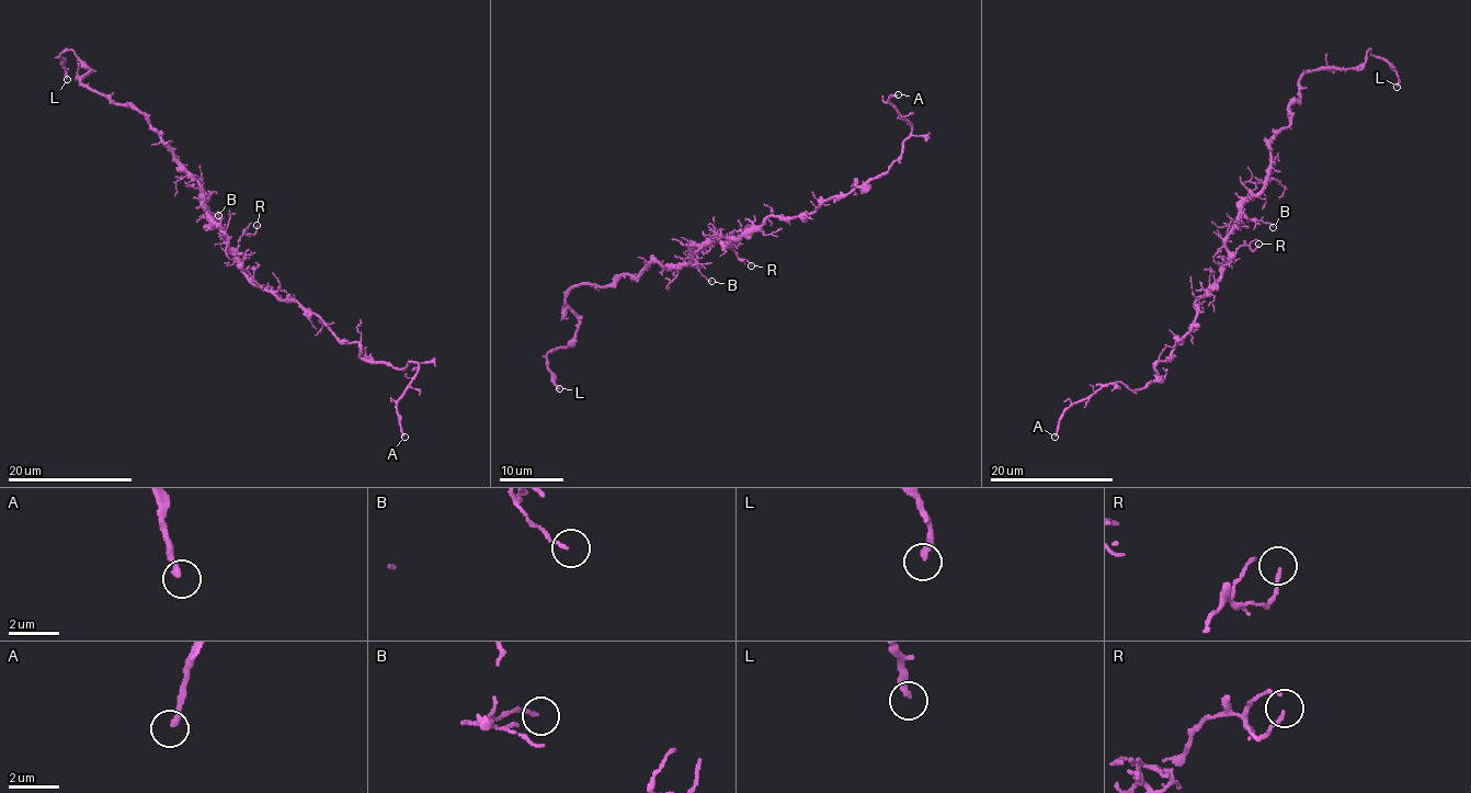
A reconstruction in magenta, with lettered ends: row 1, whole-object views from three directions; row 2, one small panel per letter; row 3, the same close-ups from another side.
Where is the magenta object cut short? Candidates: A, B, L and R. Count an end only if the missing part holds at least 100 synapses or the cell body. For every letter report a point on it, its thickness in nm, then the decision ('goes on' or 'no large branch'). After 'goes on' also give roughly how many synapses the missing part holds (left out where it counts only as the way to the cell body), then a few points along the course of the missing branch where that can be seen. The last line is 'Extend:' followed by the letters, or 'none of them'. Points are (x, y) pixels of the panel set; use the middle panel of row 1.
A: (898, 94) | 240 nm | goes on
B: (711, 281) | 110 nm | no large branch
L: (559, 388) | 240 nm | no large branch
R: (751, 265) | 130 nm | no large branch
Extend: A

